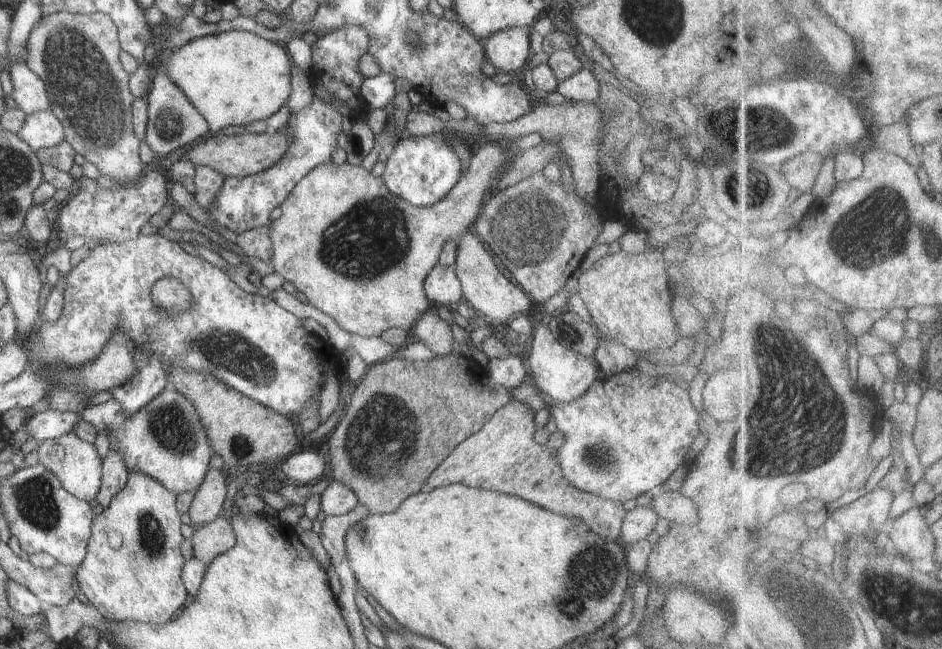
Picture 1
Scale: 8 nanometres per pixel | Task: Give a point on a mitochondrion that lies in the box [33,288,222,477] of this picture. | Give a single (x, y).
(169, 425)

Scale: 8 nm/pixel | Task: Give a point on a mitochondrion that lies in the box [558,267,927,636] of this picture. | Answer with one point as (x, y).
(815, 432)

